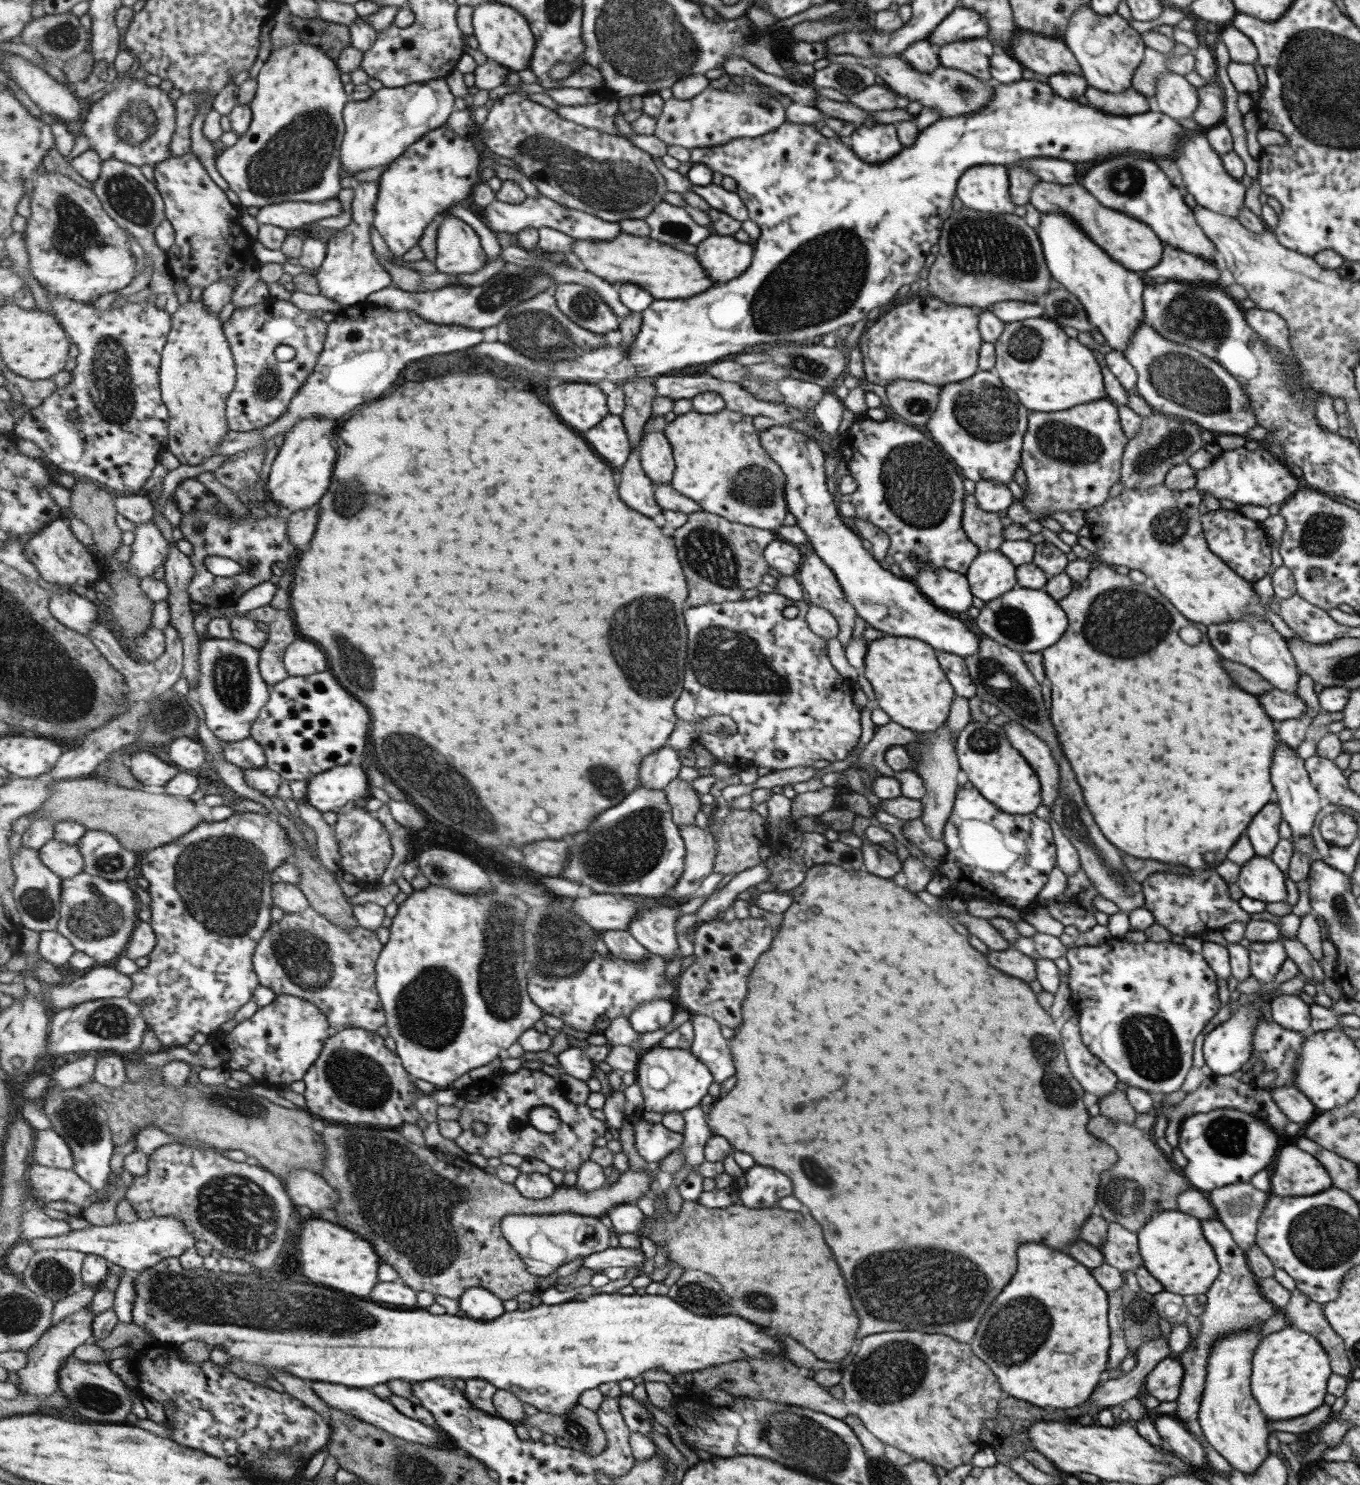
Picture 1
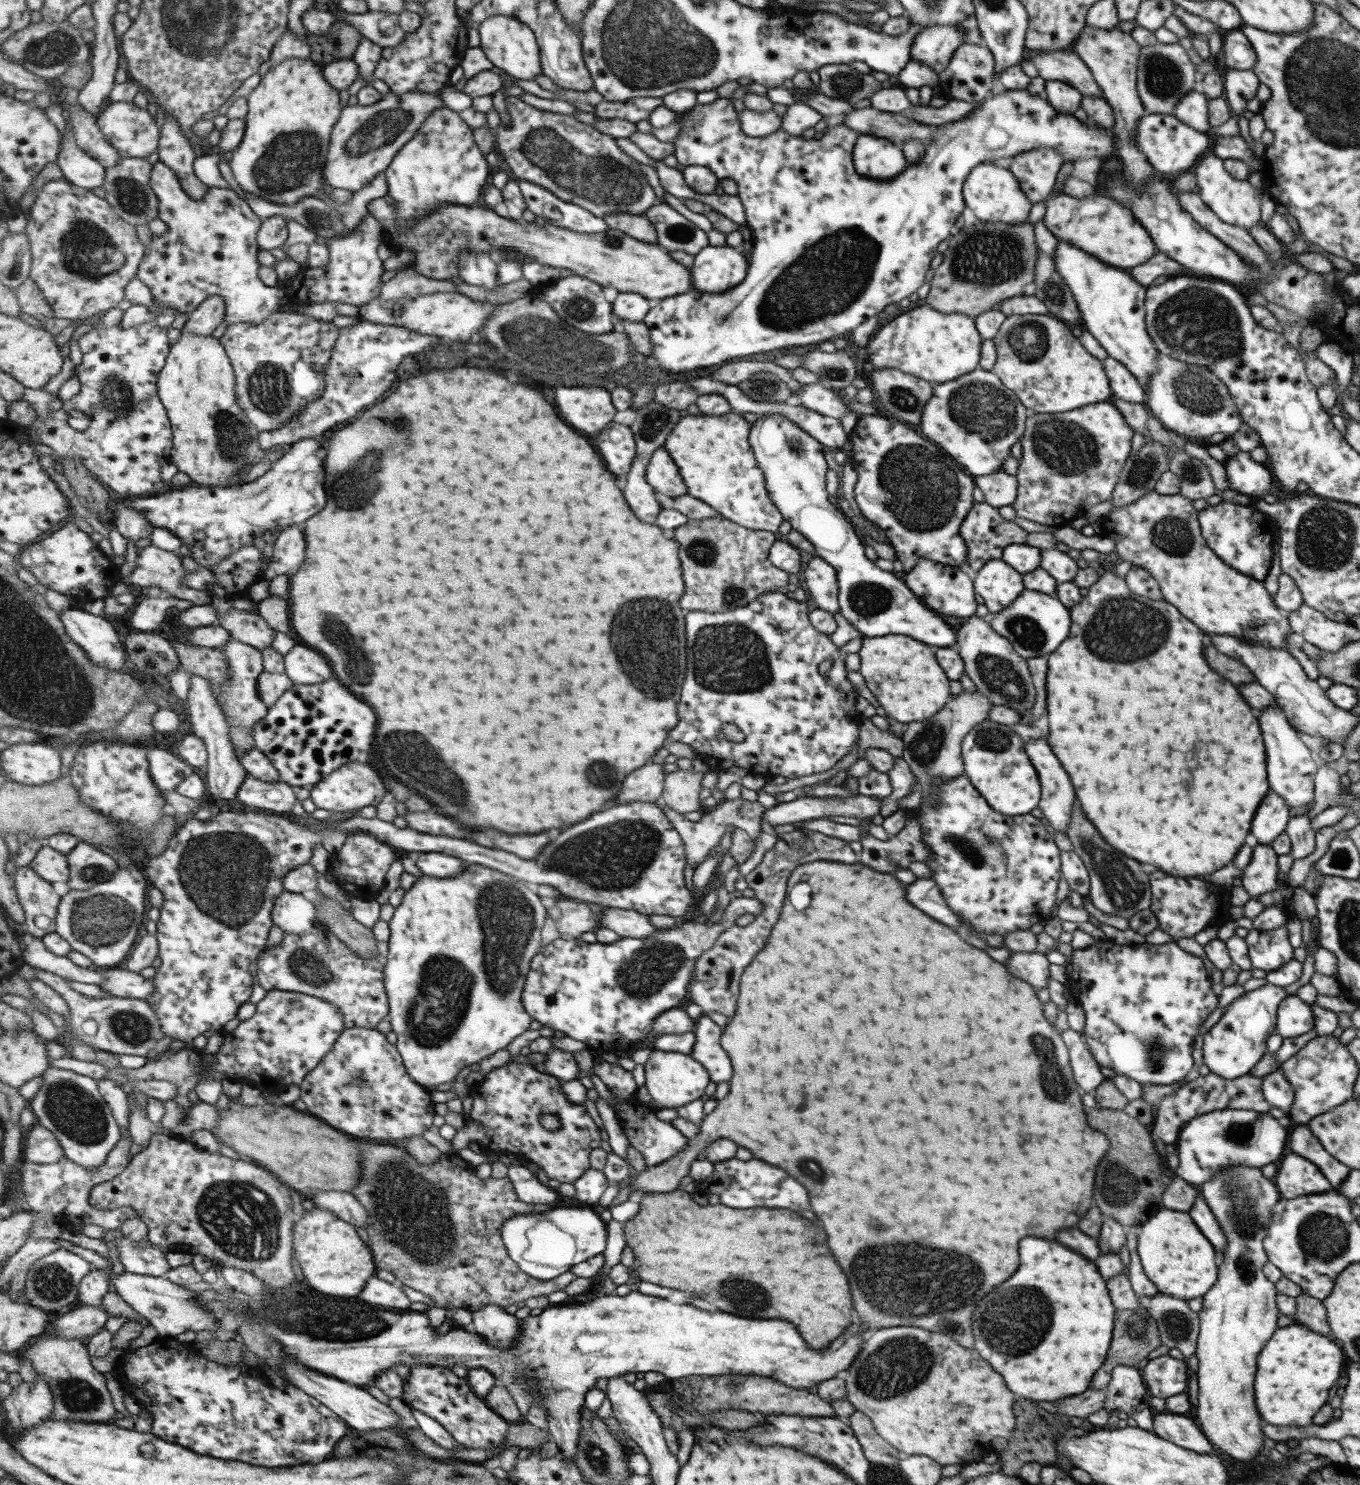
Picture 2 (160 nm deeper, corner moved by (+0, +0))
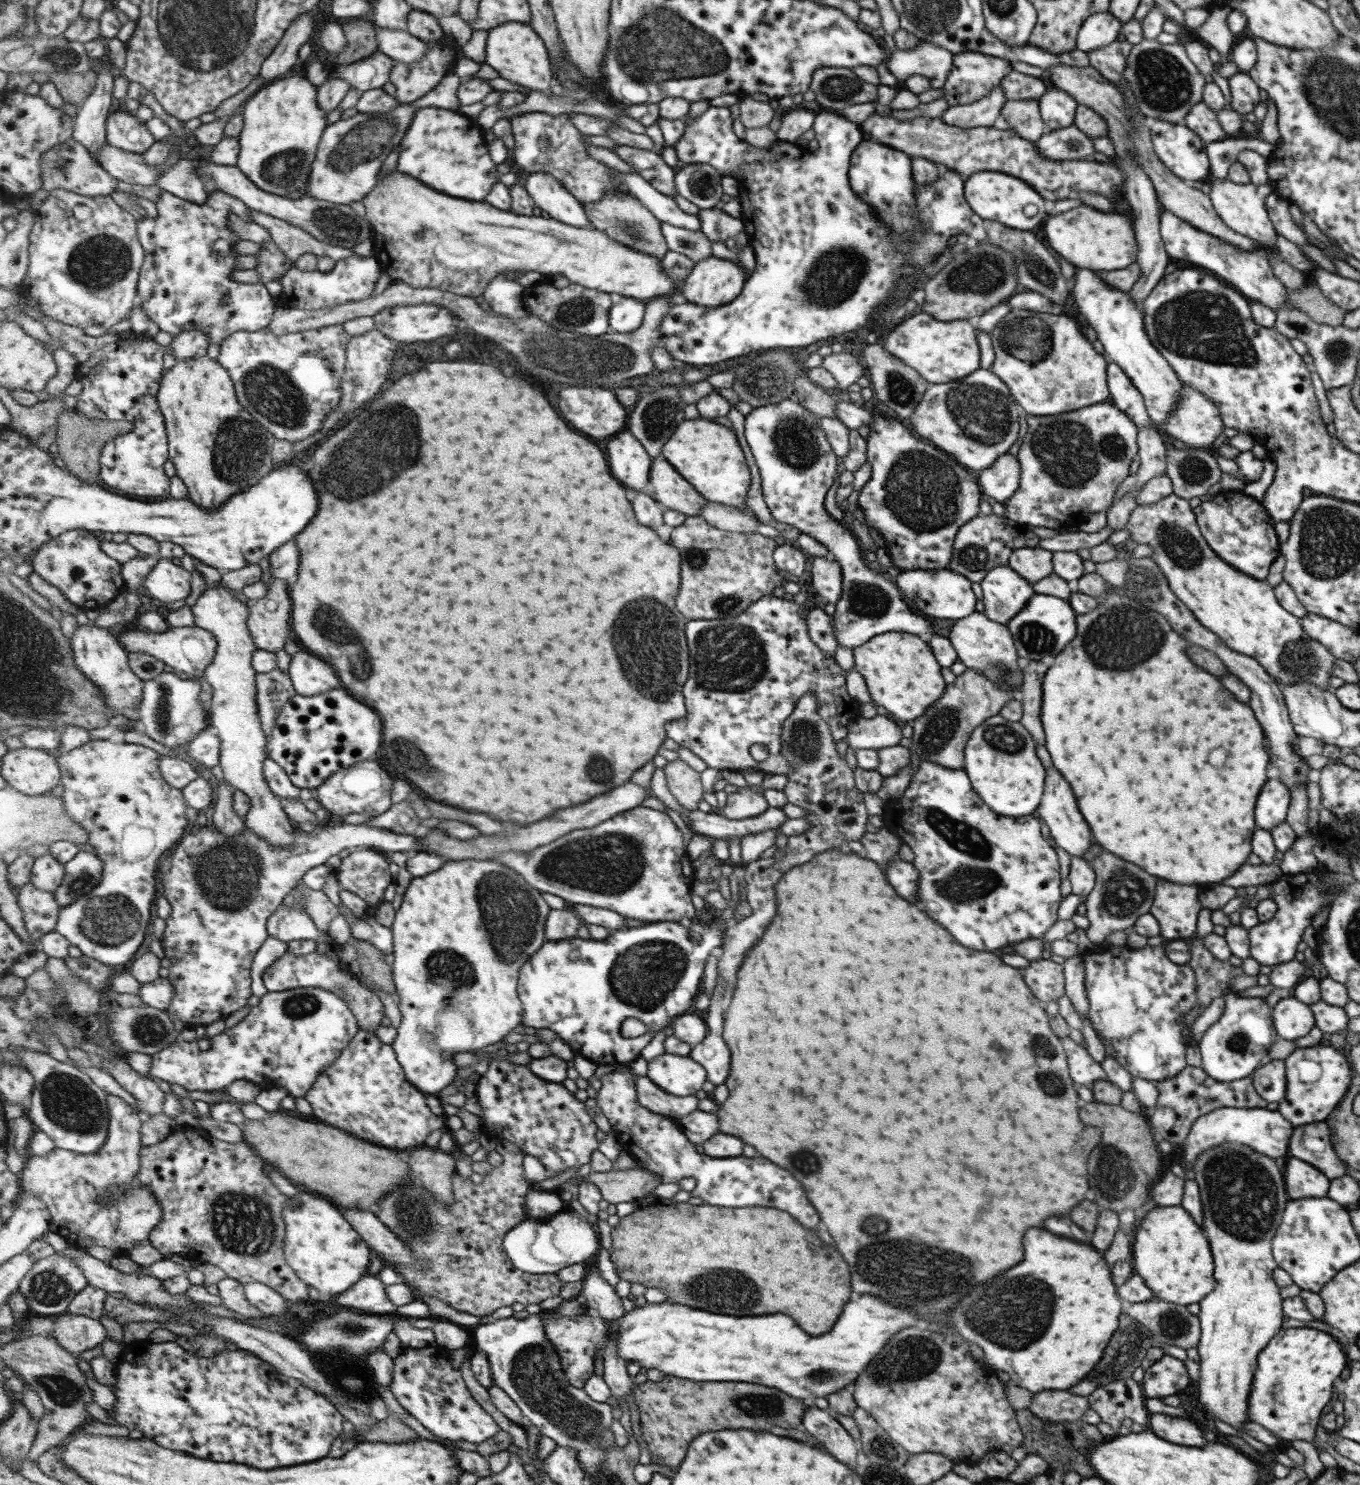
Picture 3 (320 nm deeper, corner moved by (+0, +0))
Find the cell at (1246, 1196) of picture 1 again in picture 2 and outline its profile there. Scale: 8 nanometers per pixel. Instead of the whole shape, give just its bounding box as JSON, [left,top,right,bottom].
[1194,1166,1280,1460]

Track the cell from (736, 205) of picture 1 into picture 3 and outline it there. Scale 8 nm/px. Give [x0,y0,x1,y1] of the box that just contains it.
[614,145,677,197]

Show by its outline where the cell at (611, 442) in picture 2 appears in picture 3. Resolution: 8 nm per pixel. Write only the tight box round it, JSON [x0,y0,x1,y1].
[607,430,654,490]

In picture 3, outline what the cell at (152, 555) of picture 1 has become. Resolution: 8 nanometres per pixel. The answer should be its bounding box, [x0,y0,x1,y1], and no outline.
[146,557,193,604]

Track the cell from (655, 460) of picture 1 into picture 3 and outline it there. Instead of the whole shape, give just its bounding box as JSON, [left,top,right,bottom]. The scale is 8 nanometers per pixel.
[650,454,708,517]

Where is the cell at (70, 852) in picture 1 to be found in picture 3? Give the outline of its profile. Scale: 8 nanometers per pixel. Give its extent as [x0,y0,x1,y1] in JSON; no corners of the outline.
[31,853,66,892]

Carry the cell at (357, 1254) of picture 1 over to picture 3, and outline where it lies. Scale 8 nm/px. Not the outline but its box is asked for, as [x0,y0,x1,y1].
[287,1190,369,1296]

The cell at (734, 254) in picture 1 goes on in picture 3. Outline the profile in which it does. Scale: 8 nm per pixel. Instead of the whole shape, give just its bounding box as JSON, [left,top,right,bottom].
[678,256,747,307]

